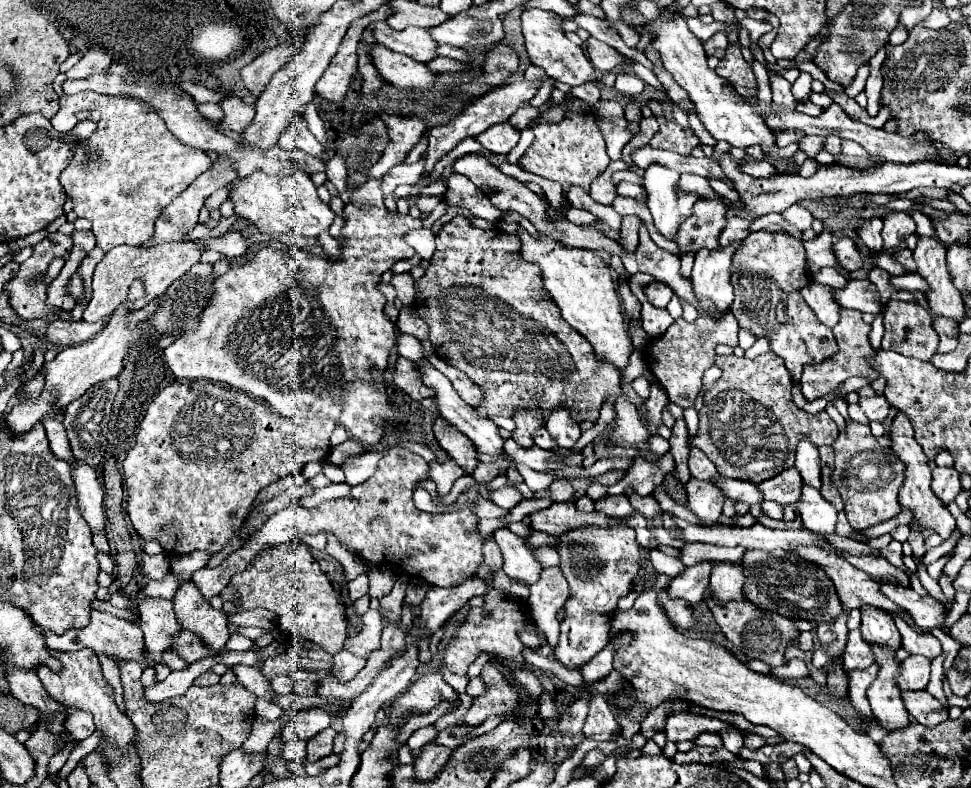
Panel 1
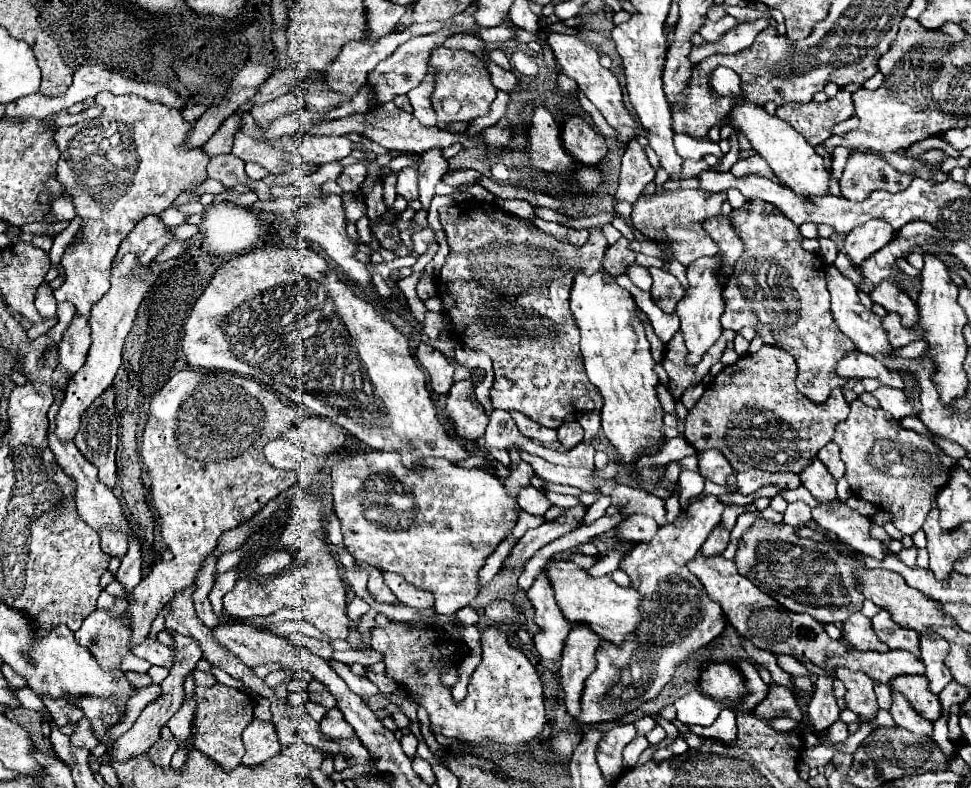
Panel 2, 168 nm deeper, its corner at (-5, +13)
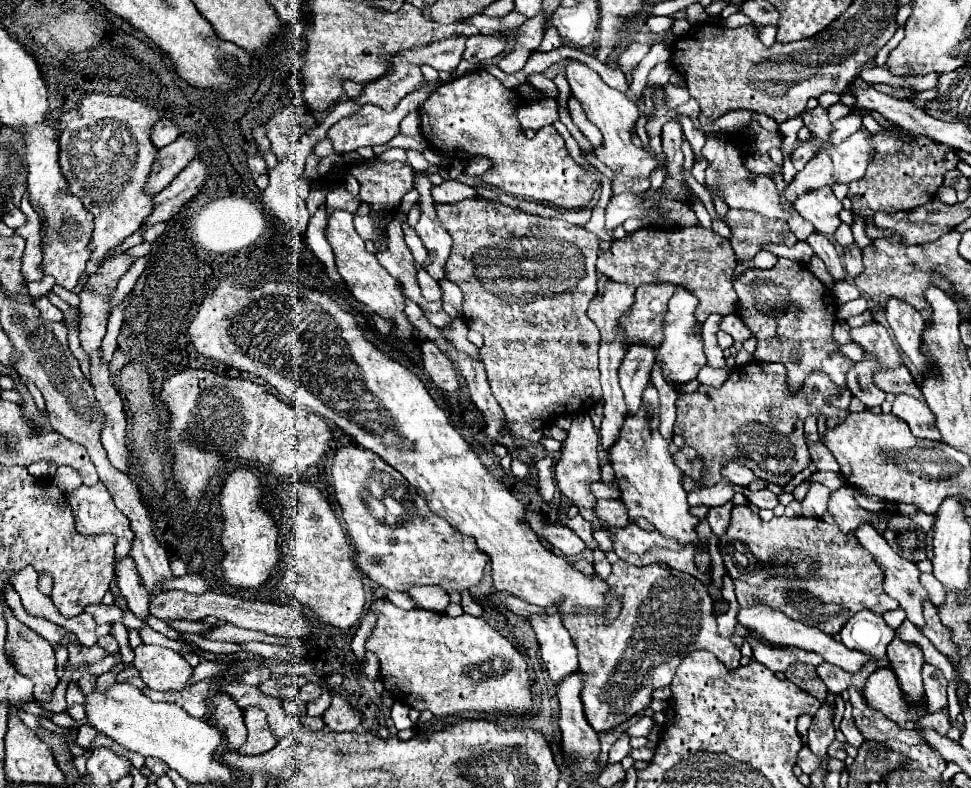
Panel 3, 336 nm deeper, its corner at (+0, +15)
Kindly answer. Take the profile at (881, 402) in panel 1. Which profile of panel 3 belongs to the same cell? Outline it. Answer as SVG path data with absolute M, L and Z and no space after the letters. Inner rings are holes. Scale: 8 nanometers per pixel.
M896 395L892 413L900 419L904 419L910 425L910 431L916 437L926 437L926 439L940 439L940 433L936 431L934 417L926 401L914 399L910 395Z

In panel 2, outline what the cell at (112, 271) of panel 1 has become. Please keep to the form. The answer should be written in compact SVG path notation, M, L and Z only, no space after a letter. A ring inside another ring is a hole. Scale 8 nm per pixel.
M125 255L121 263L113 261L113 269L111 269L111 289L109 293L93 307L89 323L91 323L91 331L93 331L93 343L89 347L87 353L87 361L85 365L75 373L73 383L67 389L65 401L59 407L57 415L55 415L55 435L61 443L69 443L75 439L79 425L81 425L81 413L105 391L105 387L109 387L113 383L113 377L121 365L121 349L123 349L123 341L129 333L129 329L133 327L133 319L137 313L137 307L141 305L145 293L149 291L149 287L157 281L157 275L153 275L149 271L149 267L139 265L135 255Z

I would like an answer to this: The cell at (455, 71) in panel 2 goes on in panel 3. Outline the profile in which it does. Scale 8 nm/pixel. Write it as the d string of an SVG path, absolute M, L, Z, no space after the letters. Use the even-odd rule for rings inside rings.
M472 71L468 73L468 91L466 77L462 75L458 81L440 85L440 89L426 99L420 107L422 137L436 151L448 153L448 157L454 159L470 159L474 155L492 159L492 169L486 171L480 181L498 187L502 193L530 197L532 201L566 209L586 207L600 181L570 157L564 139L554 127L540 129L536 137L526 139L514 117L518 105L520 95L516 91L506 89L488 71Z

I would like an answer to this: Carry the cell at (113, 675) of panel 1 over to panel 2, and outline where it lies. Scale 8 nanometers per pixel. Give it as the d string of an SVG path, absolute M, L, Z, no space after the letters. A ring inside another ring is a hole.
M163 727L161 729L161 739L149 749L149 759L153 765L161 765L161 767L167 767L171 763L171 757L173 753L179 749L173 733L169 731L169 727Z

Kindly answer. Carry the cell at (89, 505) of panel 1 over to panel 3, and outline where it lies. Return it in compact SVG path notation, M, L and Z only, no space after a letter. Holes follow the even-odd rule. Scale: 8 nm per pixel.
M118 557L112 567L116 573L118 587L120 587L122 595L126 597L130 611L144 621L148 615L150 597L140 581L140 573L136 573L136 565L134 565L132 557Z

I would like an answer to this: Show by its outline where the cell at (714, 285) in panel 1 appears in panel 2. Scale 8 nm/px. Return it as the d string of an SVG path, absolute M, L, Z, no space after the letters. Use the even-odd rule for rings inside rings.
M707 257L707 259L697 259L687 267L687 281L689 289L681 303L677 303L677 315L681 319L681 335L687 347L687 363L699 363L705 355L705 351L719 339L723 327L721 327L721 315L725 311L725 301L721 299L721 283L717 275L719 261L717 257Z

